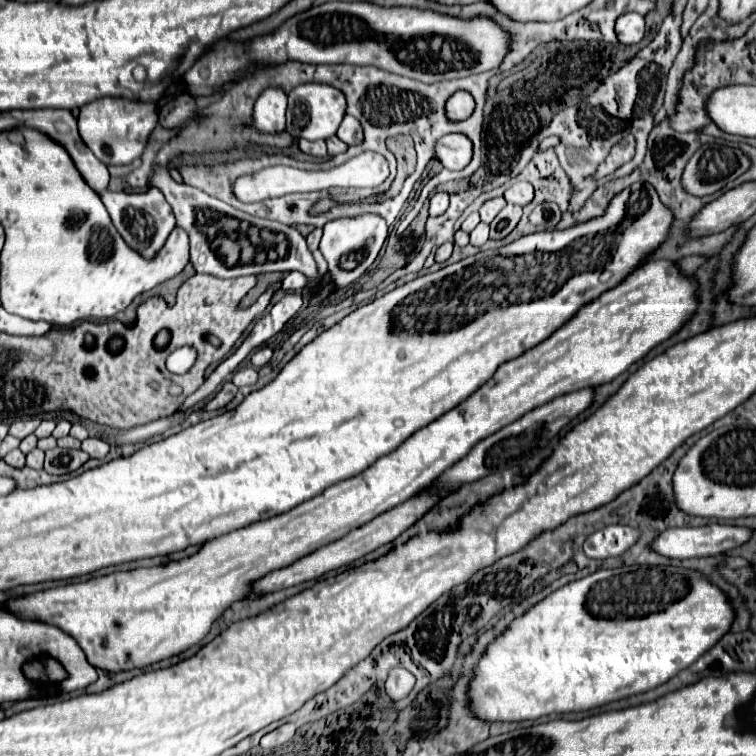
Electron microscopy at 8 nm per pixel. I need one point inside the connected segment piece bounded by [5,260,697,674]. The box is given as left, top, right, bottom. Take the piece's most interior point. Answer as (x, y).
(125, 620)

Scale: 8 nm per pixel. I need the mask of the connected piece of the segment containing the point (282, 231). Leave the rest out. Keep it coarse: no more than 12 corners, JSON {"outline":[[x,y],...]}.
{"outline":[[165,168],[153,180],[217,278],[317,266],[297,228],[249,216]]}

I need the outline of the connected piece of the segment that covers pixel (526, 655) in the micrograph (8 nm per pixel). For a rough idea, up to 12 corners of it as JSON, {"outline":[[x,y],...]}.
{"outline":[[677,566],[597,570],[485,650],[485,722],[665,684],[733,624]]}

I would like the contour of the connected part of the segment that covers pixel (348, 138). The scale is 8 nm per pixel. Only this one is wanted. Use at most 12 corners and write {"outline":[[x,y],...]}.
{"outline":[[347,114],[337,136],[349,146],[363,140],[359,120]]}

